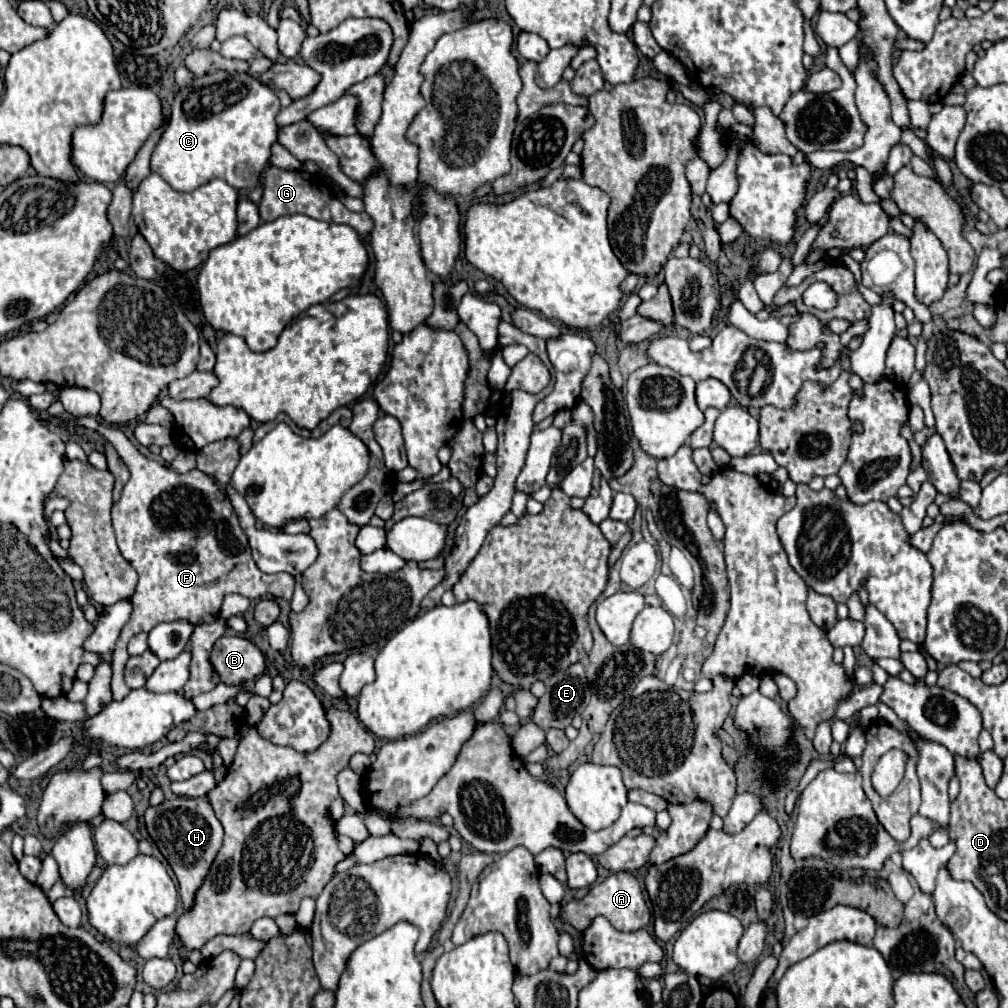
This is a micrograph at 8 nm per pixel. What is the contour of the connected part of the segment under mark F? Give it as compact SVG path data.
M102 424L98 432L118 450L130 470L122 498L112 506L118 548L138 572L138 586L130 598L134 610L112 654L112 698L122 700L130 692L122 672L128 660L126 644L134 634L150 632L156 624L172 620L186 620L194 626L212 622L218 618L226 594L240 594L248 600L264 596L290 600L294 578L284 572L260 572L252 560L250 544L236 510L214 478L198 468L178 474L162 462L148 460L120 430L106 424Z

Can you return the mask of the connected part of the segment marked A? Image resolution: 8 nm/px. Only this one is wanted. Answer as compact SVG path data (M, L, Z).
M614 872L614 874L610 874L604 882L594 884L590 888L590 892L582 900L572 900L572 902L564 904L562 910L560 910L560 918L564 922L570 922L578 932L584 932L584 928L590 924L590 920L594 916L606 916L610 920L610 924L620 932L640 930L652 918L650 910L648 910L648 906L644 902L640 882L630 872Z

